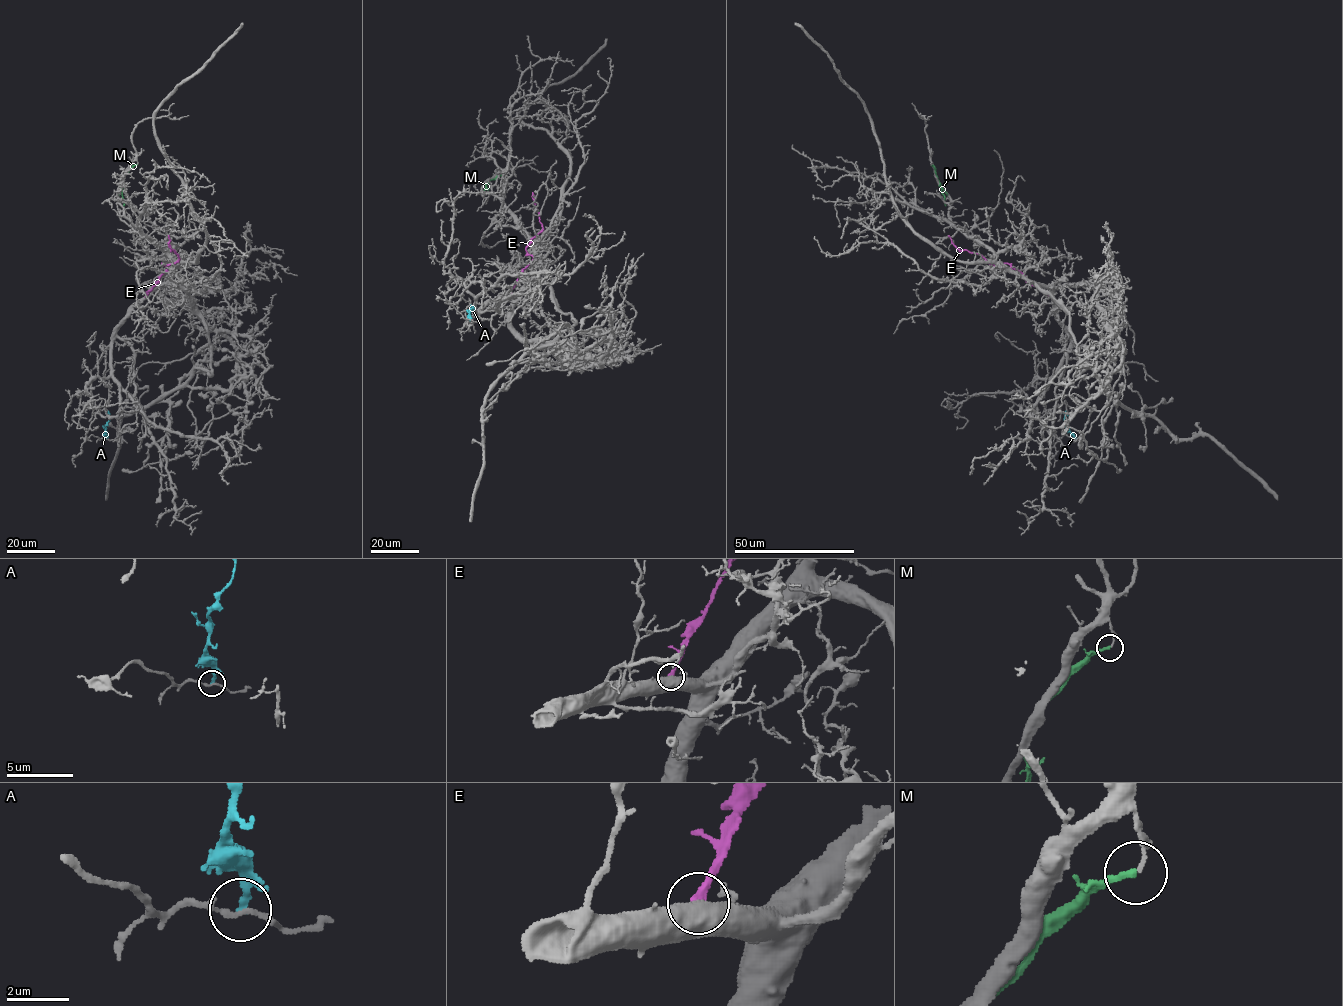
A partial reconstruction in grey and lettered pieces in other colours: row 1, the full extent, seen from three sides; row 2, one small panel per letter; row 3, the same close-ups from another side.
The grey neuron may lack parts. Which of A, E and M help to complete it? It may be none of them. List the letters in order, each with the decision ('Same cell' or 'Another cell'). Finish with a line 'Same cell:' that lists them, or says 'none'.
A: Another cell
E: Another cell
M: Another cell
Same cell: none

